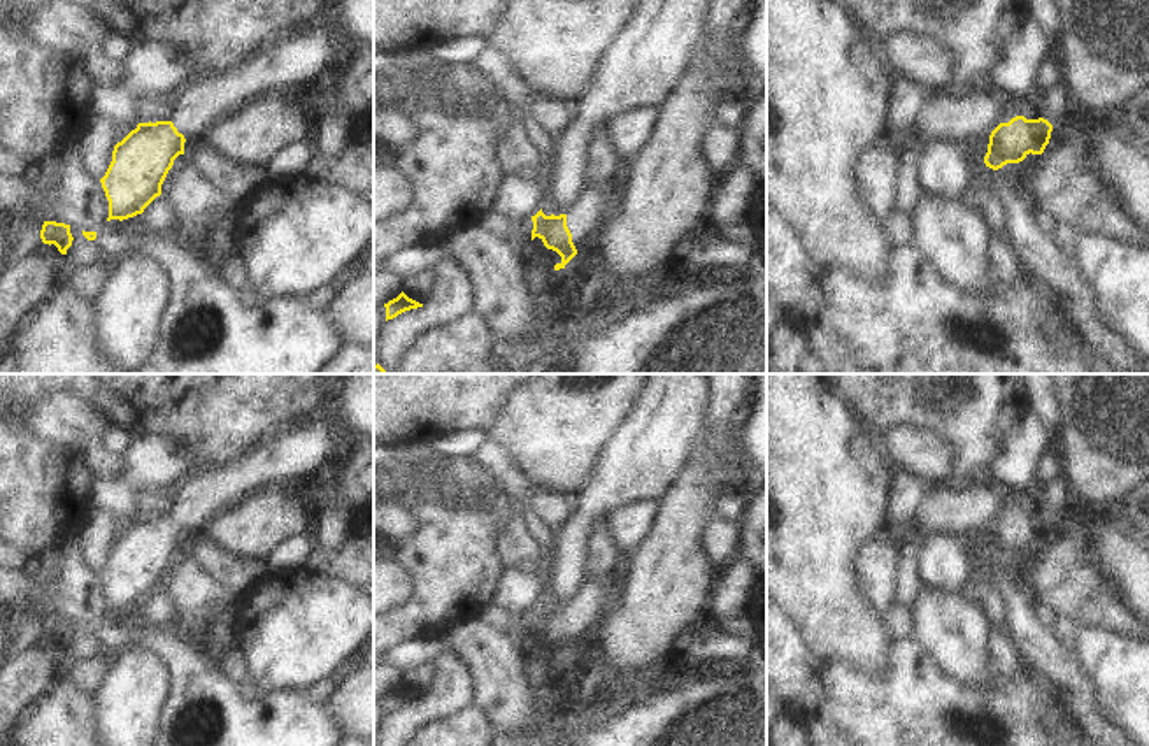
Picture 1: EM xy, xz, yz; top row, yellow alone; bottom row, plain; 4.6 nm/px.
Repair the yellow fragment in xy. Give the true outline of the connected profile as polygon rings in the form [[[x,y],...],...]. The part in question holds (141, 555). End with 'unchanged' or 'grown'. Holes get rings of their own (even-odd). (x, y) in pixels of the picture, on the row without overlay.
[[[296,421],[267,437],[246,456],[221,467],[200,467],[188,477],[170,514],[139,516],[114,539],[112,555],[100,572],[111,613],[128,613],[161,588],[161,577],[184,535],[207,528],[249,490],[300,488],[323,465],[337,463],[340,439],[333,423]]]; grown

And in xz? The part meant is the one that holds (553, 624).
[[[612,574],[588,579],[577,597],[560,609],[546,609],[542,602],[532,609],[532,634],[539,630],[547,642],[556,644],[561,655],[554,664],[577,648],[579,642],[591,639],[600,623],[614,611]]]; grown

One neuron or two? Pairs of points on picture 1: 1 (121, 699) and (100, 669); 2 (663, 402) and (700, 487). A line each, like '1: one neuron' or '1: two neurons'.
1: two neurons
2: two neurons

